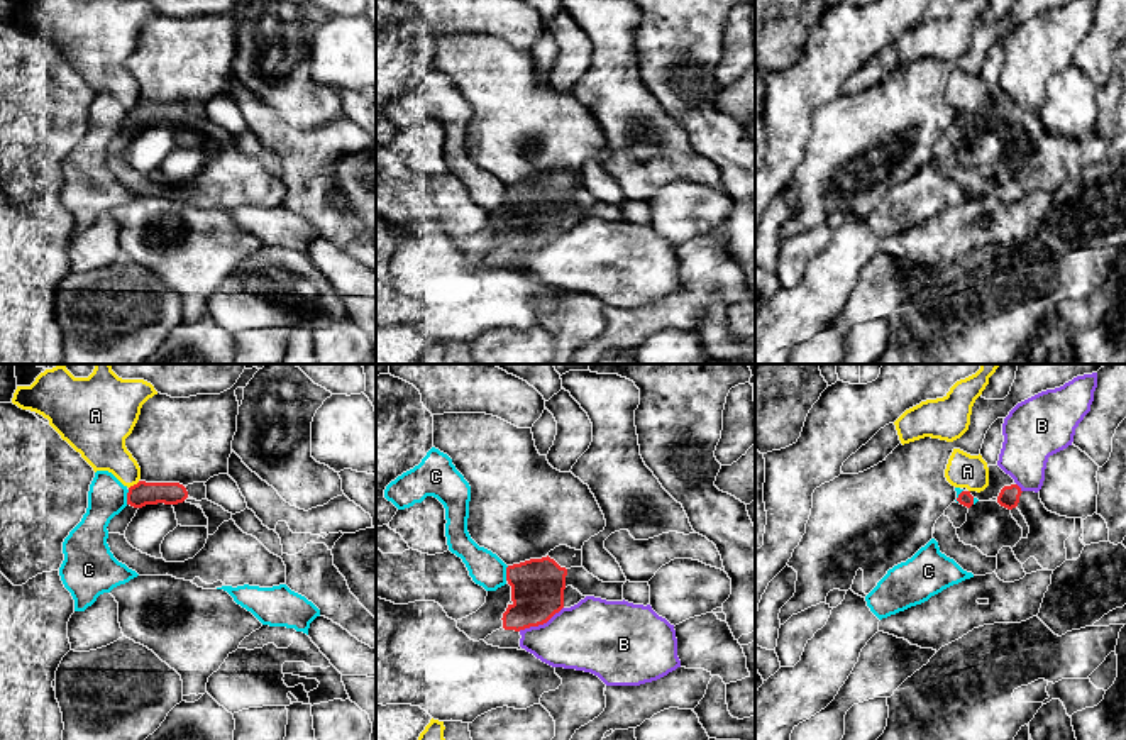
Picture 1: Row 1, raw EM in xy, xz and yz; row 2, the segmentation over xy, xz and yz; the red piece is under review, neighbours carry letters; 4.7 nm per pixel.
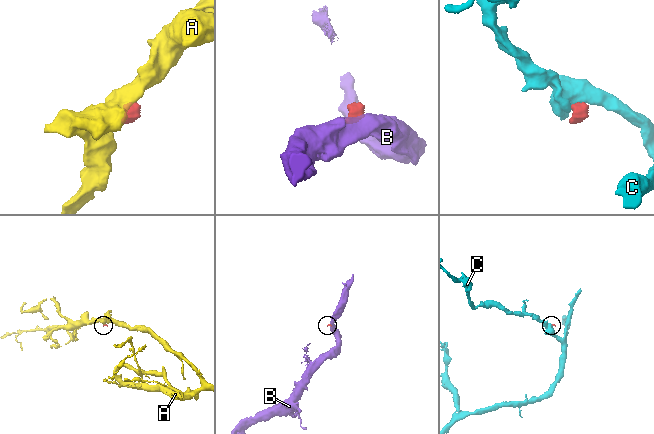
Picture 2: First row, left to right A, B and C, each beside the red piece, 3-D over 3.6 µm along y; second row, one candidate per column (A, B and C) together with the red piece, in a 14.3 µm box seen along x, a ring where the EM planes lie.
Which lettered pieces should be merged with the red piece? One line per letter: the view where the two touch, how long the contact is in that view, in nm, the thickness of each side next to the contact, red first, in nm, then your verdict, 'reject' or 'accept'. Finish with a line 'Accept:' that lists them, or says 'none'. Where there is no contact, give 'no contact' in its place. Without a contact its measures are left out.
A: xy | 70 nm | 120/220 nm | reject
B: xz | 240 nm | 260/340 nm | reject
C: xy | 70 nm | 120/190 nm | reject
Accept: none

